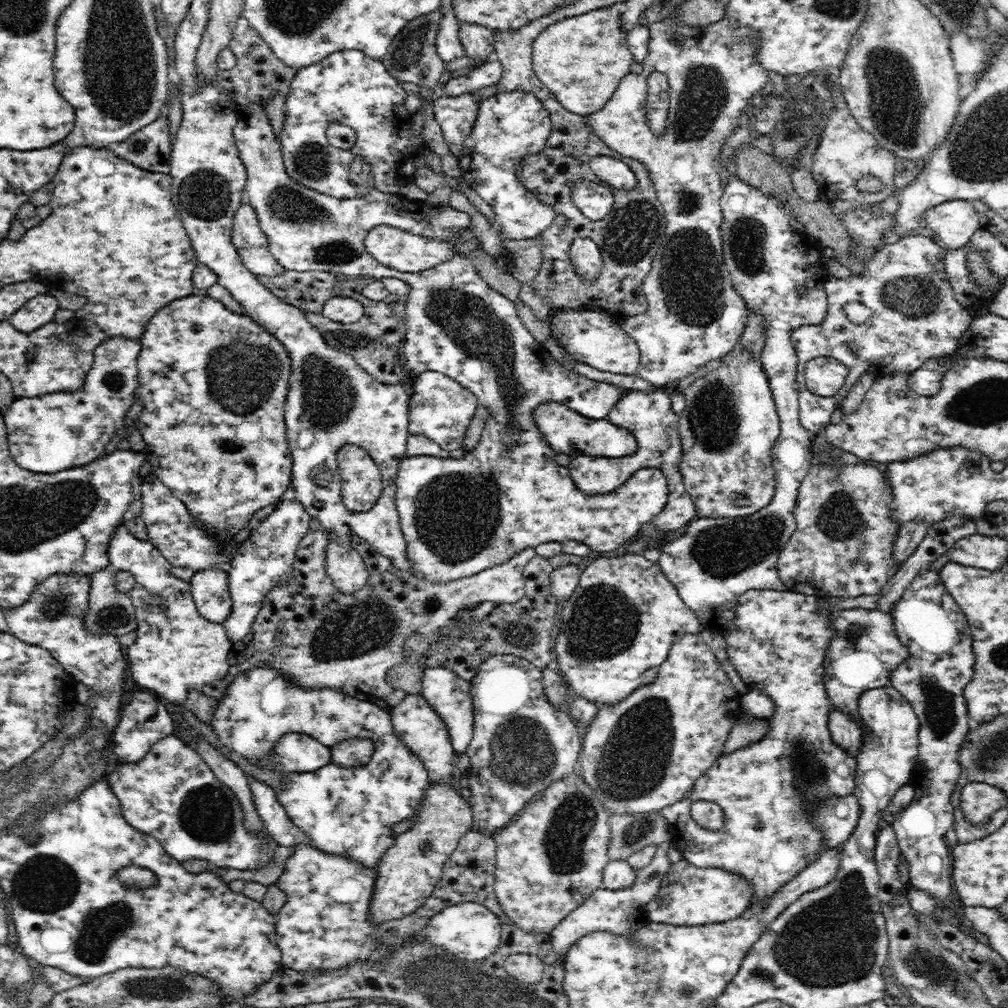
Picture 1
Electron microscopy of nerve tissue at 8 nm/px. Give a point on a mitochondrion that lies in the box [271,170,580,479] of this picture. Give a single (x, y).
(327, 393)

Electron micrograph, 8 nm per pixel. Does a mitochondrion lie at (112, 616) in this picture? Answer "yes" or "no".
yes

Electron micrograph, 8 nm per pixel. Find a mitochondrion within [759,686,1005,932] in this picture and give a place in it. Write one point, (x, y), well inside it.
(810, 772)

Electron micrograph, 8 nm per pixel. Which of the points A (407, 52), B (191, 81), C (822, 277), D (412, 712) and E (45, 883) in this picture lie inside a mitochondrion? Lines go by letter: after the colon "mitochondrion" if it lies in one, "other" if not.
A: mitochondrion
B: other
C: other
D: other
E: mitochondrion

